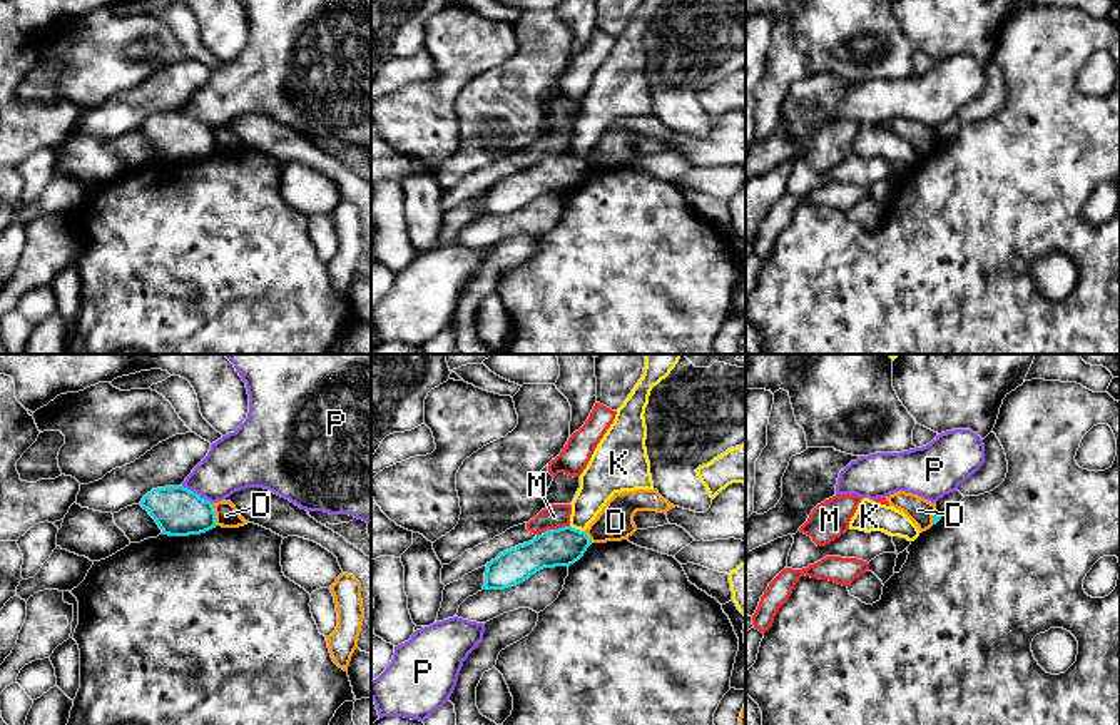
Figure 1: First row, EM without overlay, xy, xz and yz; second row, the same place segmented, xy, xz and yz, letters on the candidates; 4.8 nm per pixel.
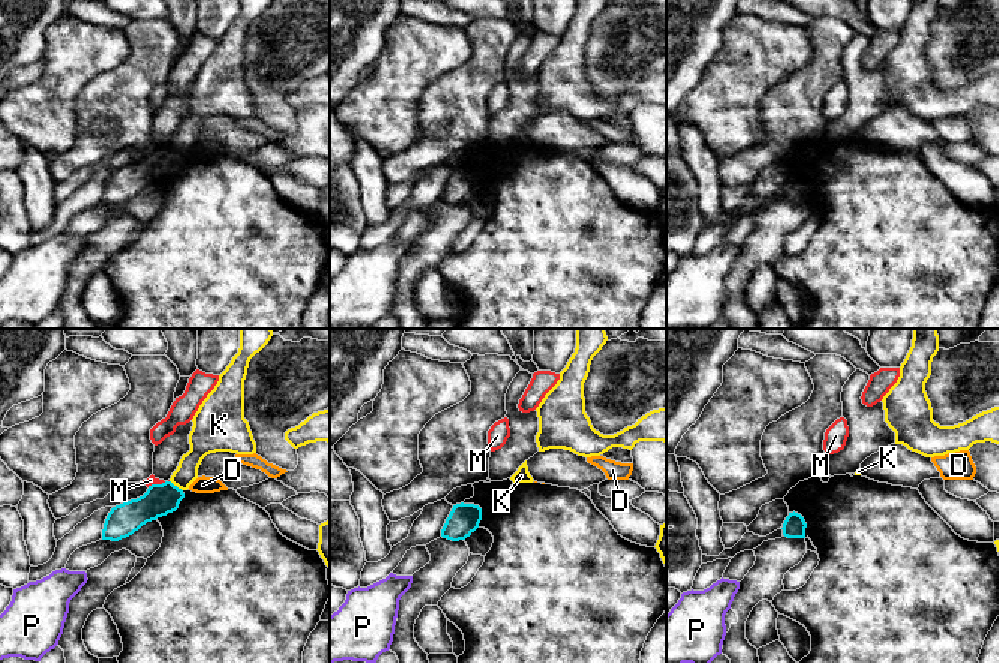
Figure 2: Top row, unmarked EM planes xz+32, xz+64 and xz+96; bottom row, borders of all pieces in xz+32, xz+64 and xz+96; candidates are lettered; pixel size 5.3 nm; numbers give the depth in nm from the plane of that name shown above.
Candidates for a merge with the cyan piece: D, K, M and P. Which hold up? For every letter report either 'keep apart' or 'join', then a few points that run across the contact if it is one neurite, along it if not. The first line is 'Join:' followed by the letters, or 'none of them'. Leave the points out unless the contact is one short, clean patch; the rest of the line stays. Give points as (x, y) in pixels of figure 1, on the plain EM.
Join: none of them
D: keep apart; line xy (211, 129), (216, 139), (216, 151)
K: keep apart; line xz (570, 151), (584, 157)
M: keep apart; line xz (569, 151), (547, 154), (537, 162)
P: keep apart

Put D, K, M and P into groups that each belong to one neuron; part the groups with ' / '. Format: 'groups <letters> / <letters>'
groups D / K / M / P

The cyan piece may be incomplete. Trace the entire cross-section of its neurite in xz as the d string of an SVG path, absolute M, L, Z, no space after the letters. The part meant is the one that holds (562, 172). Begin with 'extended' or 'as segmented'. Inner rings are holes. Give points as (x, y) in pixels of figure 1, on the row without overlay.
as segmented; M572 152L547 155L486 189L483 215L512 214L543 194L570 192L590 170L587 159Z

